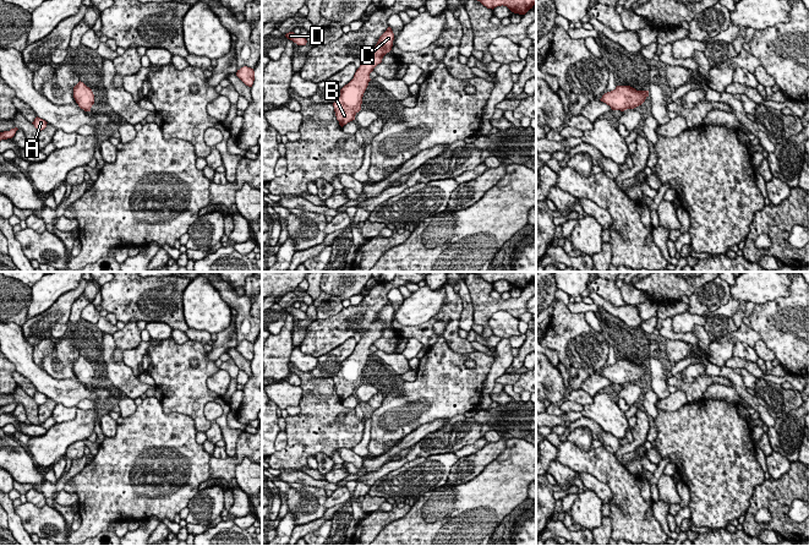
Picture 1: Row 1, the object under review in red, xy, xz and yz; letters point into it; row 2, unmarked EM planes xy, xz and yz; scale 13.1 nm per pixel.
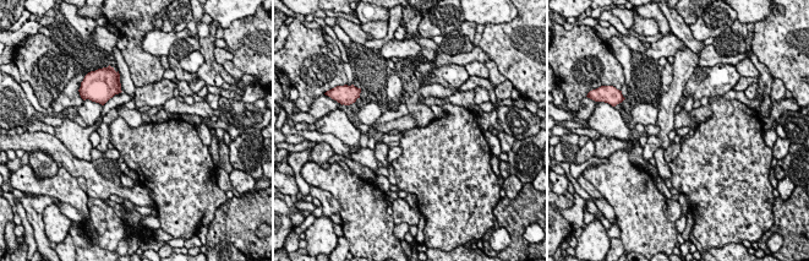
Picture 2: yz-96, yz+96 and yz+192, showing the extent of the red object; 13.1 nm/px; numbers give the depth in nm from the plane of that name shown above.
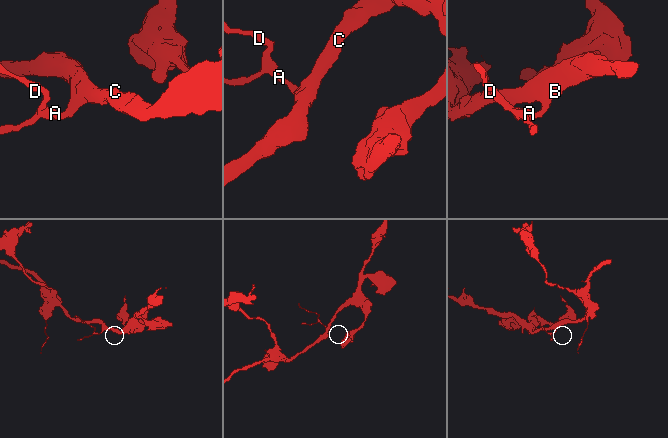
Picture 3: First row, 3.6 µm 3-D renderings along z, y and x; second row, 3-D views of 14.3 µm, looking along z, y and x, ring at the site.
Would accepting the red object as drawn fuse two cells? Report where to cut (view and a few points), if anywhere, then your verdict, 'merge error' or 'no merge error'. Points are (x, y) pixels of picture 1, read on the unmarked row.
cut none; no merge error

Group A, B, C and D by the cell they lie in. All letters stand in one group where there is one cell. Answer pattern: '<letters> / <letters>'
A B C D

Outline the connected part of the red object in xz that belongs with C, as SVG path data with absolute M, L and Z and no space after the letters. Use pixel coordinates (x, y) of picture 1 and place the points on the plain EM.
M388 301L371 323L368 331L361 335L354 353L340 364L340 371L333 377L333 381L341 402L355 394L355 389L361 384L362 371L371 355L370 348L382 337L383 331L392 324L393 315L394 307Z

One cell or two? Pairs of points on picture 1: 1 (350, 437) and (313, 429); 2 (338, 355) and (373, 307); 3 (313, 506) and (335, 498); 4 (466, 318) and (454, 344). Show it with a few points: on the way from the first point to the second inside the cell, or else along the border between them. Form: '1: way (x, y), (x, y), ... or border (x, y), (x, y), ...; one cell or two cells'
1: way (342, 435), (322, 433); one cell
2: border (353, 337), (326, 354); two cells
3: border (327, 497), (326, 508); two cells
4: border (462, 300), (459, 328); two cells

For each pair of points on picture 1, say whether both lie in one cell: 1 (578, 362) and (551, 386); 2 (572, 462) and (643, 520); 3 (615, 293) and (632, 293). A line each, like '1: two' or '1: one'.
1: two
2: one
3: two

